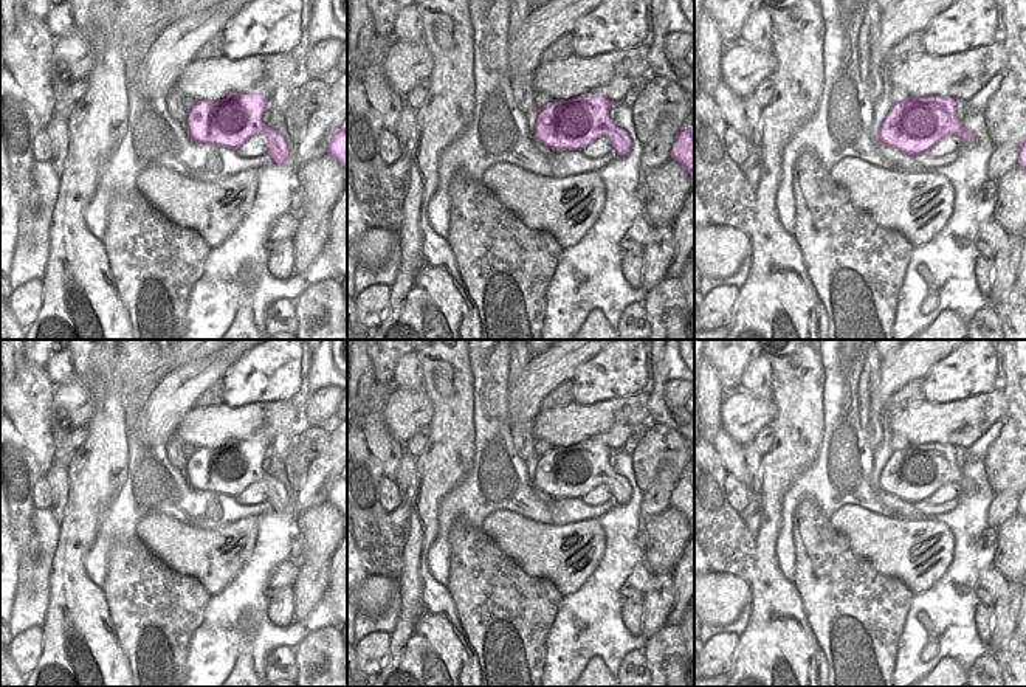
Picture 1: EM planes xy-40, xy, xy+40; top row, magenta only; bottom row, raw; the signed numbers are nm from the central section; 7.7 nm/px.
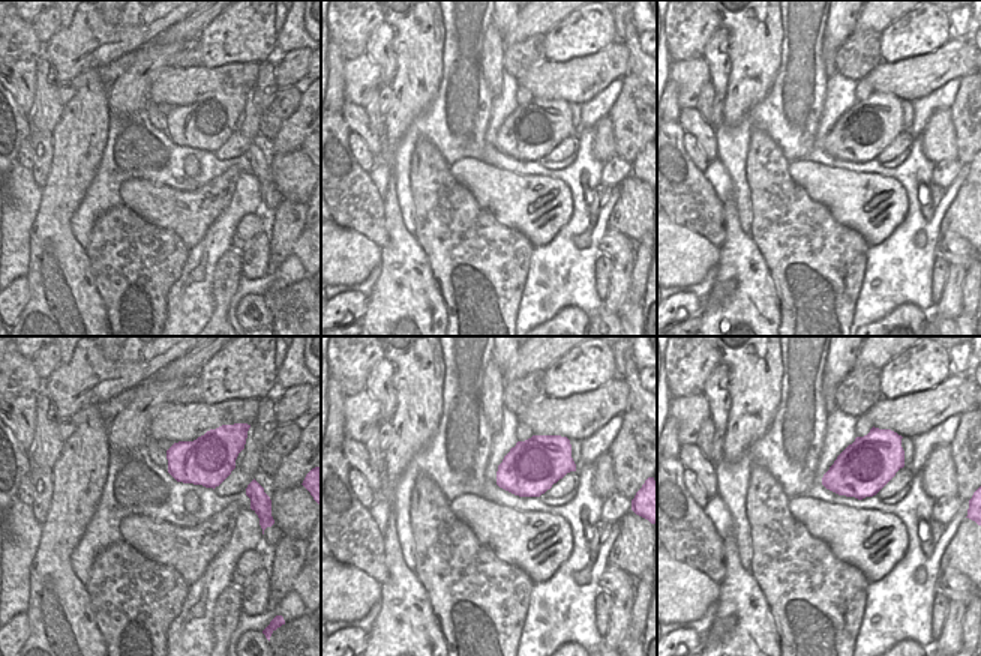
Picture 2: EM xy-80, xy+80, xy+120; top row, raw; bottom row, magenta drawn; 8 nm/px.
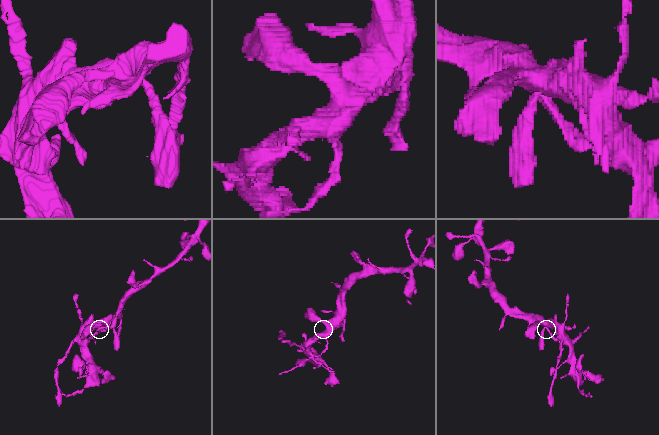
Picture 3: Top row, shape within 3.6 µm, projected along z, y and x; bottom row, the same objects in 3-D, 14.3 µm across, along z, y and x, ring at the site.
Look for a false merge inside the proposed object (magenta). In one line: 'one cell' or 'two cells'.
one cell

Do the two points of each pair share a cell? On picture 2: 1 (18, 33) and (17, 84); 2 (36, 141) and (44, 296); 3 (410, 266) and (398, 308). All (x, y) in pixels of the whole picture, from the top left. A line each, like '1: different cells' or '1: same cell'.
1: same cell
2: different cells
3: same cell

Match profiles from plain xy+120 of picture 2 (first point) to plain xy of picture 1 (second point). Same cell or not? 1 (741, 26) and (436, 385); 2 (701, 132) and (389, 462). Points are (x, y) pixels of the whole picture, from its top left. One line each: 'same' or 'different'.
1: same
2: same

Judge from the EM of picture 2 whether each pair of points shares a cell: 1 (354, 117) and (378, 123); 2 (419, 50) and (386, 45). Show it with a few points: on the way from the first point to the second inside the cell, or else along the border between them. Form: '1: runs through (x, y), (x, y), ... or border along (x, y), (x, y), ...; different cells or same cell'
1: border along (363, 107), (381, 140); different cells
2: border along (384, 20), (393, 30), (395, 77), (392, 81); different cells

